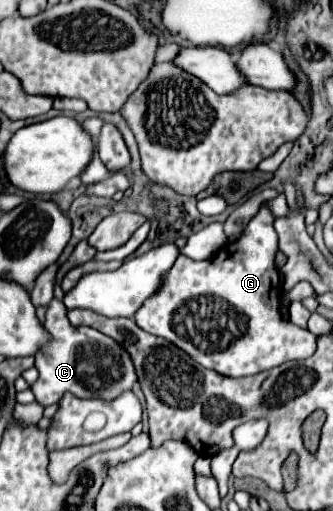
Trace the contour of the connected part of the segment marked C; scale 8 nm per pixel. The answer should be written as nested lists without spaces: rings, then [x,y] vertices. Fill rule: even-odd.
[[[53,299],[49,303],[45,327],[53,335],[53,341],[49,349],[37,353],[35,367],[39,369],[39,379],[31,385],[31,391],[41,405],[47,407],[59,403],[65,393],[73,393],[79,399],[111,401],[125,391],[131,391],[137,383],[137,371],[131,355],[117,341],[107,335],[101,335],[93,327],[73,327],[61,301]]]

